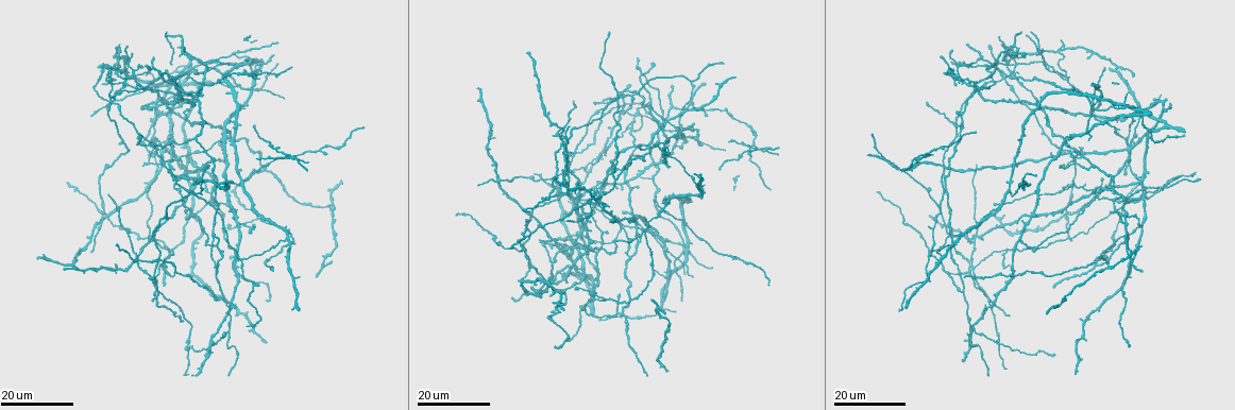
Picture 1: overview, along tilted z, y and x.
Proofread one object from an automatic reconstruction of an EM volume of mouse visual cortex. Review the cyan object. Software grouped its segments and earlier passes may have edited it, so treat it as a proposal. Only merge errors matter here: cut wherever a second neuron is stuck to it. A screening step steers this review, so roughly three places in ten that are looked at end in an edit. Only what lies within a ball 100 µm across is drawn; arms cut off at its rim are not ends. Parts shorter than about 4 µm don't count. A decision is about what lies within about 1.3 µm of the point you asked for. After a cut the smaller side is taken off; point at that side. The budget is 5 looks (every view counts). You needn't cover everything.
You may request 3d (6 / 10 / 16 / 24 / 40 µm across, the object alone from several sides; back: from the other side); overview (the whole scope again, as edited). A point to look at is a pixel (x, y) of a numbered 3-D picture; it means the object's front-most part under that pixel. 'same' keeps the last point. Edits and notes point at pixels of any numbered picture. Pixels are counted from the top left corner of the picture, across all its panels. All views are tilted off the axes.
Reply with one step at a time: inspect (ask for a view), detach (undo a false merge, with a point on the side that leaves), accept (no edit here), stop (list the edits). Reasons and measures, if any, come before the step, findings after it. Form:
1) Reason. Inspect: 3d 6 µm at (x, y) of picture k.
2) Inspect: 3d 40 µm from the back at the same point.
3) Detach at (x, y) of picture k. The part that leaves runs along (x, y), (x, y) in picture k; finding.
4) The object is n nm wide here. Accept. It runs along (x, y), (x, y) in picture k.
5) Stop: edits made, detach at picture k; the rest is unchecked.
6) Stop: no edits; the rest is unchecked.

Branch point. Inspect: 3d 16 µm at (1005, 249) of picture 1.

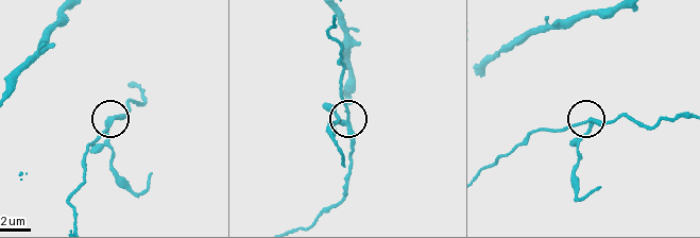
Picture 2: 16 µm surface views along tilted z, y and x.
Zoom in. Inspect: 3d 6 µm at (344, 122) of picture 2.

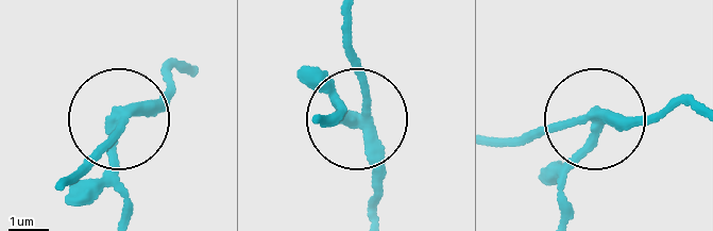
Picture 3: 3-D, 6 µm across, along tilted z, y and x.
The side arm is 8 µm long; 3 arms meet here. Detach at (112, 171) of picture 3. A second neuron is stuck on.

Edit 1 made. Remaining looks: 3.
Inspect: overview.

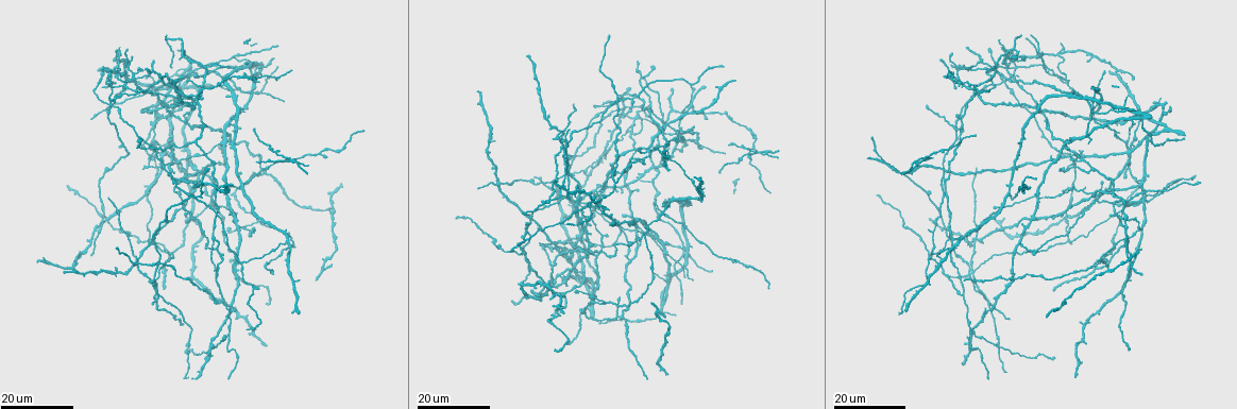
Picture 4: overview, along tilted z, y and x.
Three-way junction. Inspect: 3d 16 µm at (959, 65) of picture 4.

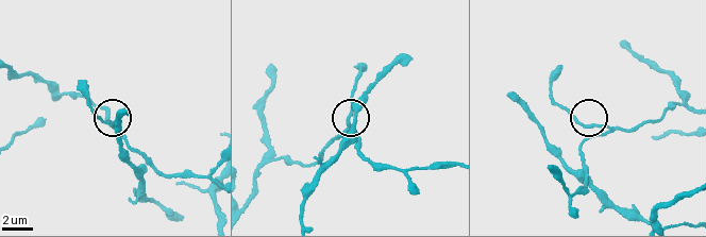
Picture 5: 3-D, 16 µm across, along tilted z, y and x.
Inspect: 3d 6 µm at (598, 125) of picture 5.

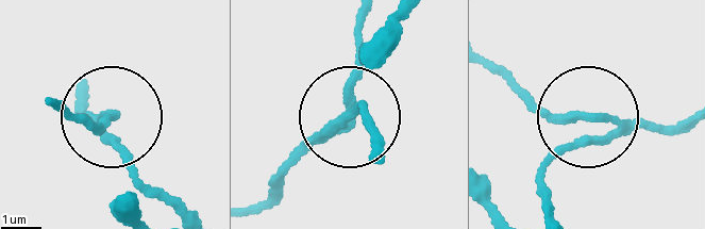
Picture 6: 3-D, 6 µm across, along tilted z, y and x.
The object is 190 nm wide here. Accept. It runs along (172, 210), (127, 170), (108, 116), (94, 128), (57, 107) in picture 6; continuous, no second neuron.

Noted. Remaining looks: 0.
Stop: edits made, detach at picture 3; the rest is unchecked.

